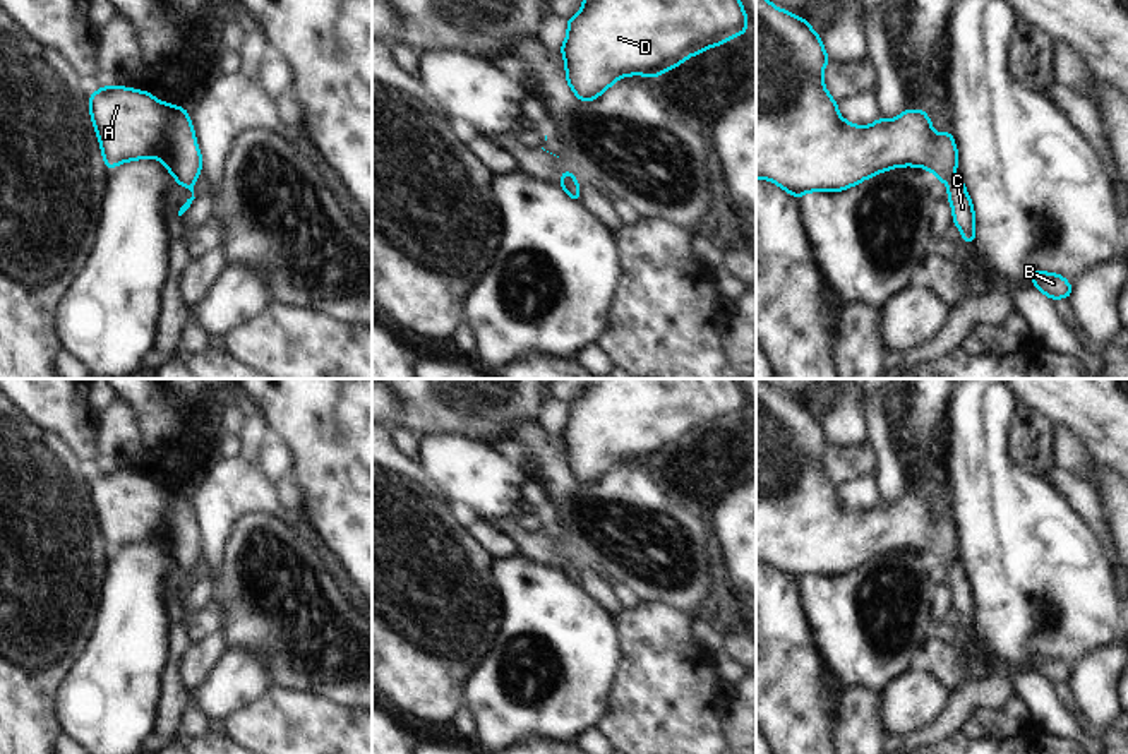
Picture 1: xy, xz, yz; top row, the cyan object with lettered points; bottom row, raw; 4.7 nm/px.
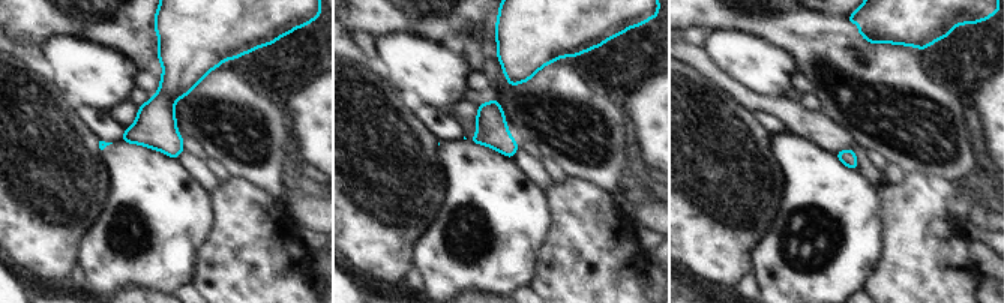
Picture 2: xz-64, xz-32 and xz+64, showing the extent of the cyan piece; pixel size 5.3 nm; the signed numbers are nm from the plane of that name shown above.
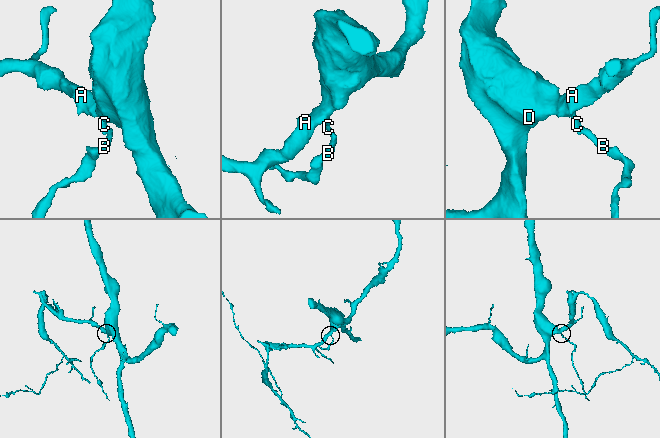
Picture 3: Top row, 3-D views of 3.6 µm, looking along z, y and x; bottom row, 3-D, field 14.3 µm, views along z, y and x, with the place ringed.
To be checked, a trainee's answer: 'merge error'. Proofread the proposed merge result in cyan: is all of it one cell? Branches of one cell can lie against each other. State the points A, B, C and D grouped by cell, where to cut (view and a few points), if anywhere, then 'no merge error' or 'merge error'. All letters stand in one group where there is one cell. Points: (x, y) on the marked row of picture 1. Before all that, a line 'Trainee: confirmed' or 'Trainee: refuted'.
Trainee: refuted
groups A B C D; cut none; no merge error

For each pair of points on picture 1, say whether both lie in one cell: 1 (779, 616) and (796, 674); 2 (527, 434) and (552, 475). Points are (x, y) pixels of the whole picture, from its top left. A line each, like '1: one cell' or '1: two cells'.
1: one cell
2: one cell

